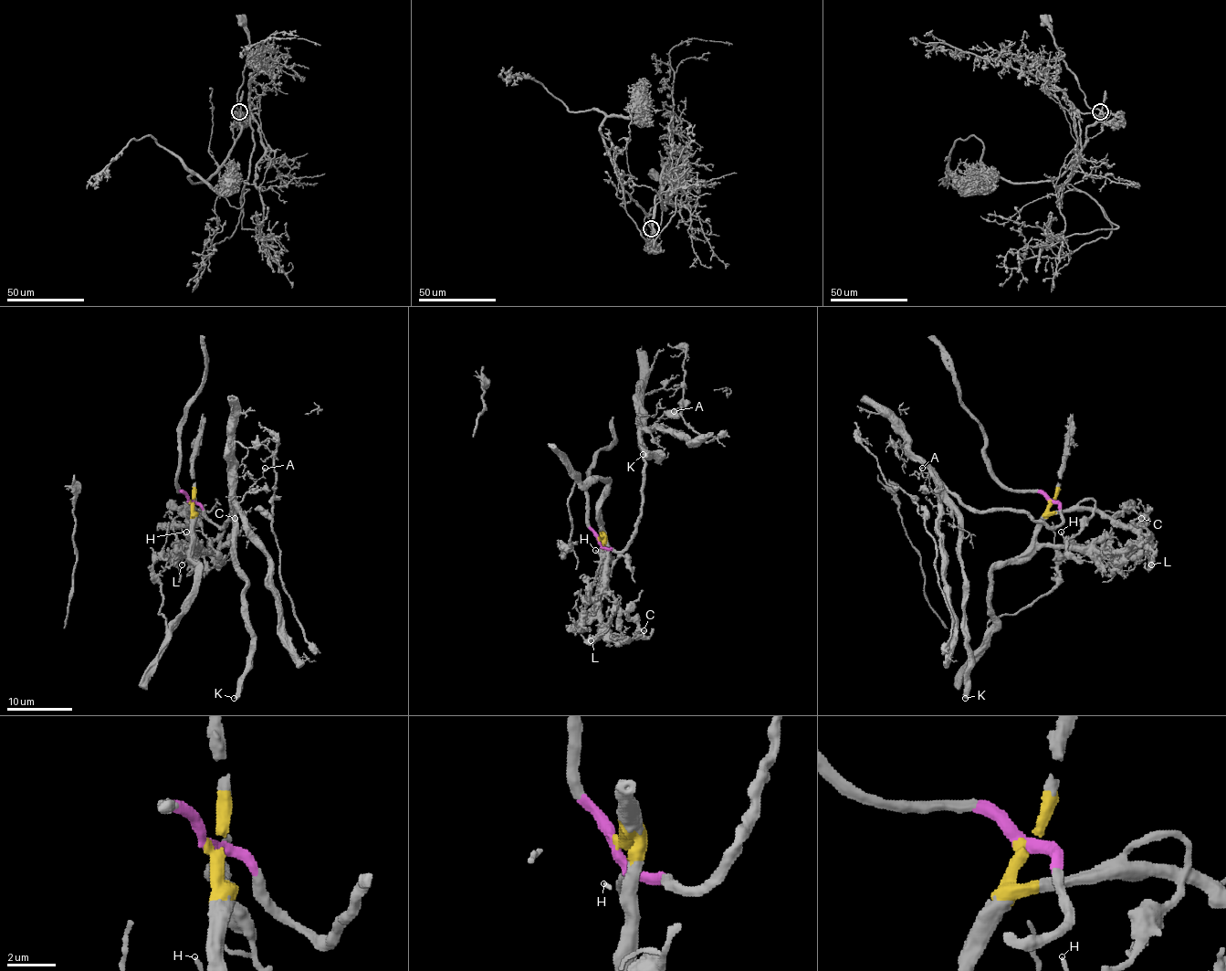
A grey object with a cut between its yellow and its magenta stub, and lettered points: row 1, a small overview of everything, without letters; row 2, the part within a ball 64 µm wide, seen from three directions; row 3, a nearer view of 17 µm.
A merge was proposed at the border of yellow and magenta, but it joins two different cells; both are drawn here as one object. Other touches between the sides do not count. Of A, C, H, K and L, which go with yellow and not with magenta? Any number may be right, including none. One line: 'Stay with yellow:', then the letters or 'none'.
Stay with yellow: C, H, L

